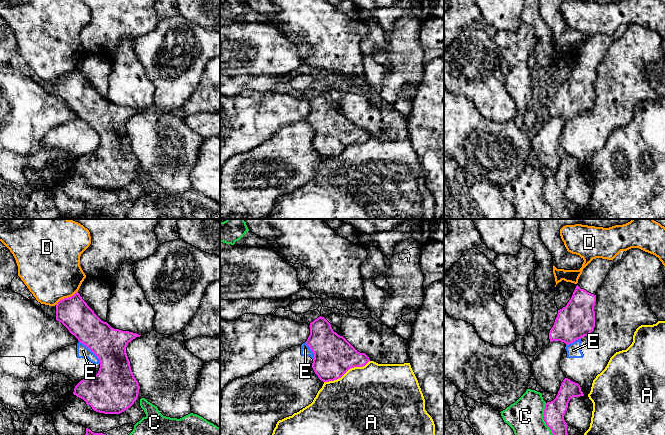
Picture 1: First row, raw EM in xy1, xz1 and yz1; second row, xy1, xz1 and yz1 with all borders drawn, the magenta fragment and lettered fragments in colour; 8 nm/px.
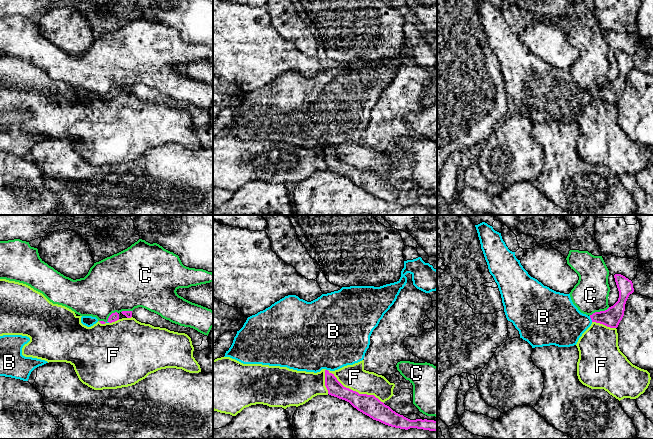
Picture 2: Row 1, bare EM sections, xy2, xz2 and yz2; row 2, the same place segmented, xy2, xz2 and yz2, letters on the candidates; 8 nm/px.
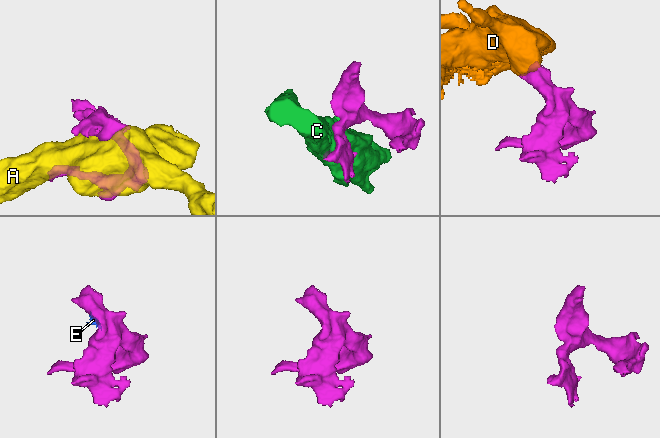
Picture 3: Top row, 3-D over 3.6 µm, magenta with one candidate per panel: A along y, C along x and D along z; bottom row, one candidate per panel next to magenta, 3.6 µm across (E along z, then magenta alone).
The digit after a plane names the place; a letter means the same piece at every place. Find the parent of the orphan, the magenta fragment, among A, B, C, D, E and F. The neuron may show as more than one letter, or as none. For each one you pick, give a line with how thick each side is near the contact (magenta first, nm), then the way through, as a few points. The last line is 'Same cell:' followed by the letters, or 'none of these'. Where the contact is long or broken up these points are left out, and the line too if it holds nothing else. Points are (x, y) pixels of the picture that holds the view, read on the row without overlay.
Same cell: none of these

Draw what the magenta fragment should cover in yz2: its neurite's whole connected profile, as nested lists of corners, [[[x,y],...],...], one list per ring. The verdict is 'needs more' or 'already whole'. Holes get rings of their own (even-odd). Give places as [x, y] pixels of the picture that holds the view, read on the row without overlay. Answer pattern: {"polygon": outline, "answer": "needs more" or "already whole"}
{"polygon": [[[615,50],[614,54],[619,67],[618,77],[607,86],[590,91],[592,98],[600,99],[610,104],[618,103],[624,92],[626,77],[629,71],[634,68],[631,56],[621,50]]], "answer": "already whole"}

